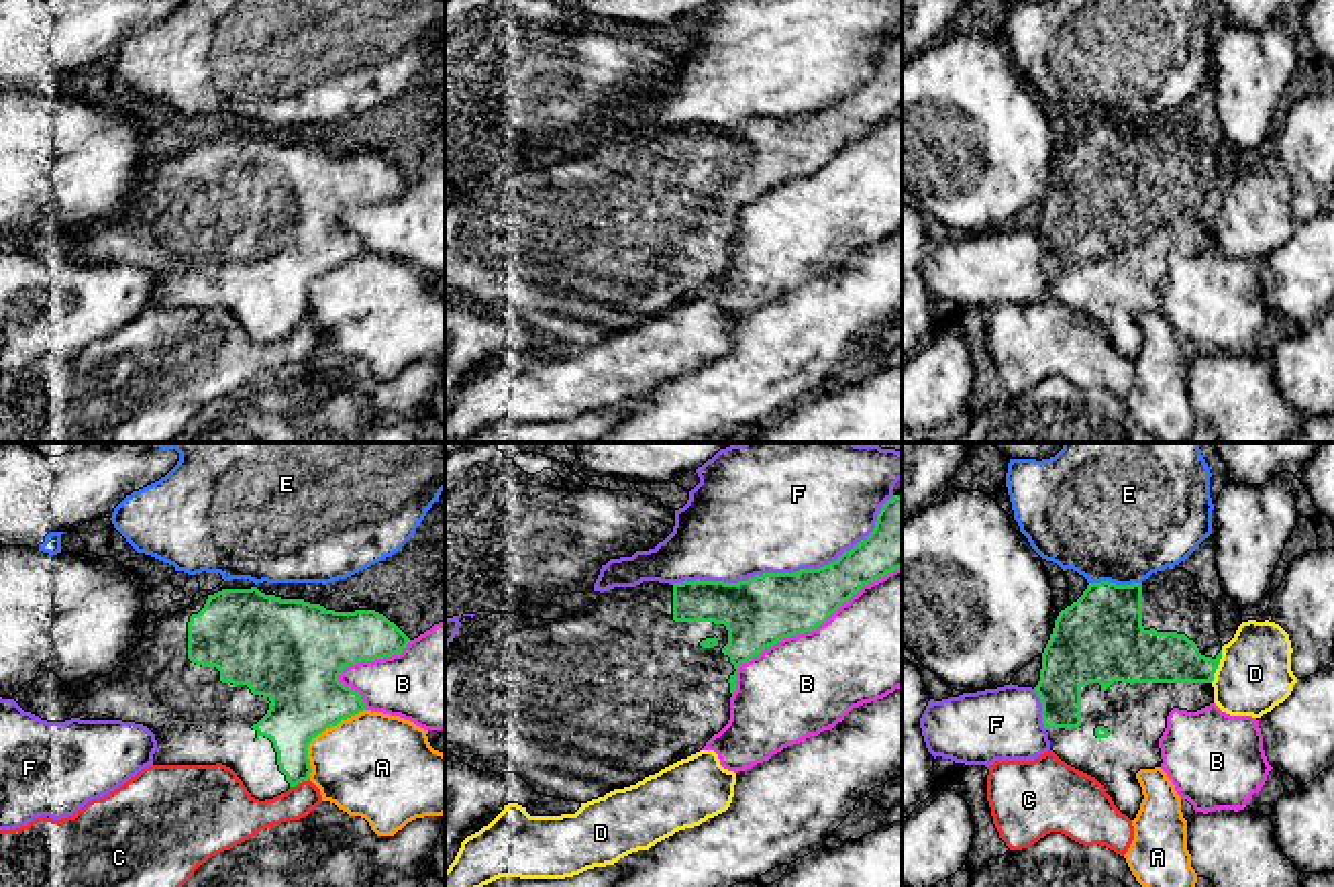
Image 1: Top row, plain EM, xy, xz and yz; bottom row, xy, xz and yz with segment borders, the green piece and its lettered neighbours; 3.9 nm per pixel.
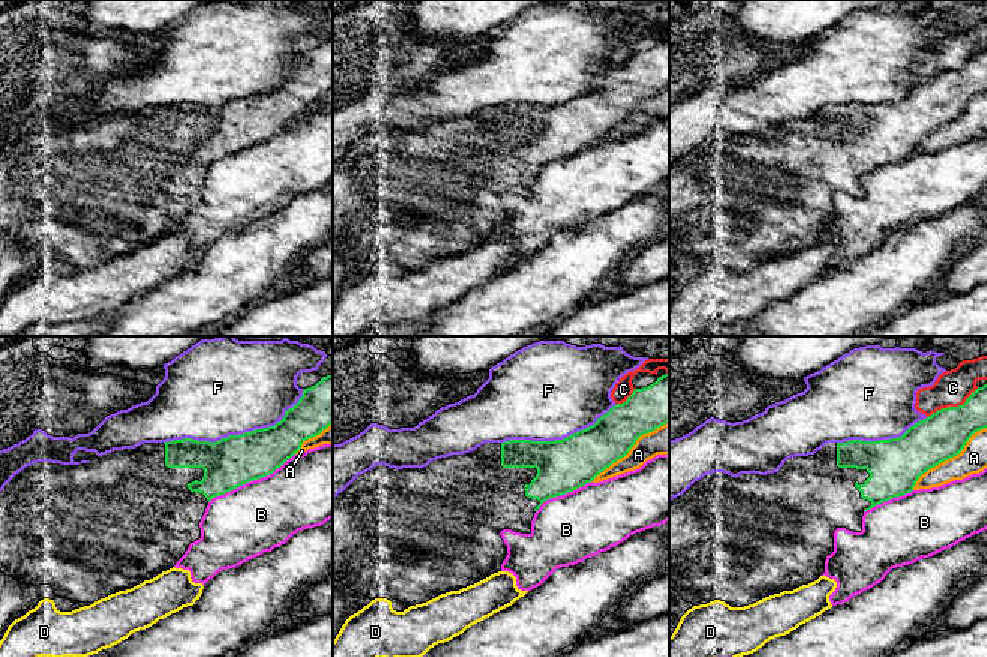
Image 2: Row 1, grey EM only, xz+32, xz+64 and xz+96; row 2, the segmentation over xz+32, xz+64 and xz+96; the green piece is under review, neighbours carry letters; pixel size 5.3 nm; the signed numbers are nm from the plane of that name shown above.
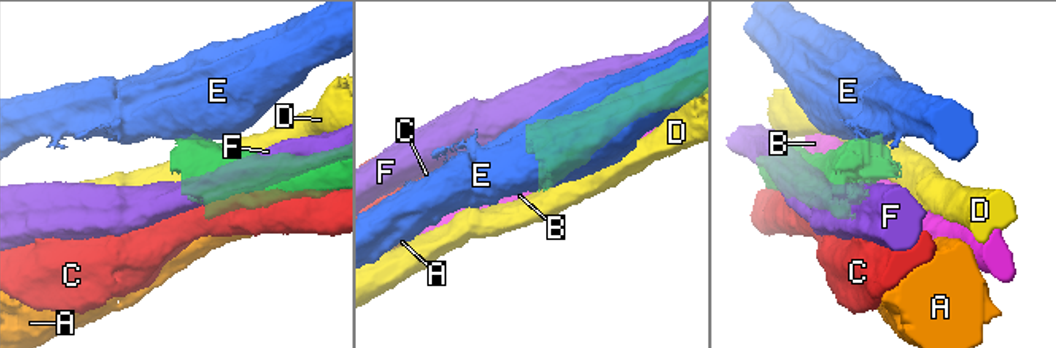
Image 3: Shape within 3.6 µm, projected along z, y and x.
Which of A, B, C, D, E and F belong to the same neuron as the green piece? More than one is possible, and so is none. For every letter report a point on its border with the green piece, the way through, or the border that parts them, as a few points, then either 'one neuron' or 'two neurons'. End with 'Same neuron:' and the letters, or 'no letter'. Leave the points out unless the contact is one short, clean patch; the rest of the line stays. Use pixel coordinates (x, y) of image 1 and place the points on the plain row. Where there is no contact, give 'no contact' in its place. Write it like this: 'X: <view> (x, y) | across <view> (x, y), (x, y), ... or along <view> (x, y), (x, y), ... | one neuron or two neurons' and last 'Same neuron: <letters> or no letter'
A: xy (319, 276) | two neurons
B: xz (804, 174) | two neurons
C: xy (298, 325) | two neurons
D: yz (1216, 211) | two neurons
E: yz (1114, 127) | along yz (1090, 125), (1141, 127) | two neurons
F: xz (790, 117) | two neurons
Same neuron: no letter

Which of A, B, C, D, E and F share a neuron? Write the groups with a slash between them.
A / B / C / D / E / F

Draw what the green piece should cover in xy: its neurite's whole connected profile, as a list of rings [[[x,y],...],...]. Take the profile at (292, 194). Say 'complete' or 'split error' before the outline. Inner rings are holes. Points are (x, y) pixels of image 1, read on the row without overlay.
split error; [[[257,131],[251,133],[222,133],[214,139],[200,141],[192,151],[186,151],[177,157],[165,157],[157,161],[153,177],[141,181],[137,192],[118,206],[118,210],[106,218],[92,222],[82,230],[63,226],[51,212],[41,210],[37,220],[20,230],[14,239],[14,245],[41,263],[47,265],[65,265],[71,261],[80,263],[122,263],[147,269],[157,283],[157,294],[153,298],[153,308],[216,308],[222,306],[230,310],[237,320],[243,324],[251,341],[265,345],[286,336],[290,330],[296,330],[302,324],[310,322],[312,310],[308,302],[308,288],[322,277],[326,271],[337,269],[341,263],[347,263],[365,253],[365,247],[357,234],[345,230],[339,224],[339,218],[345,210],[375,204],[392,198],[400,198],[408,190],[410,181],[383,157],[375,153],[355,153],[355,155],[335,155],[326,153],[320,147],[310,147],[304,143],[281,143],[275,139],[265,139]]]

